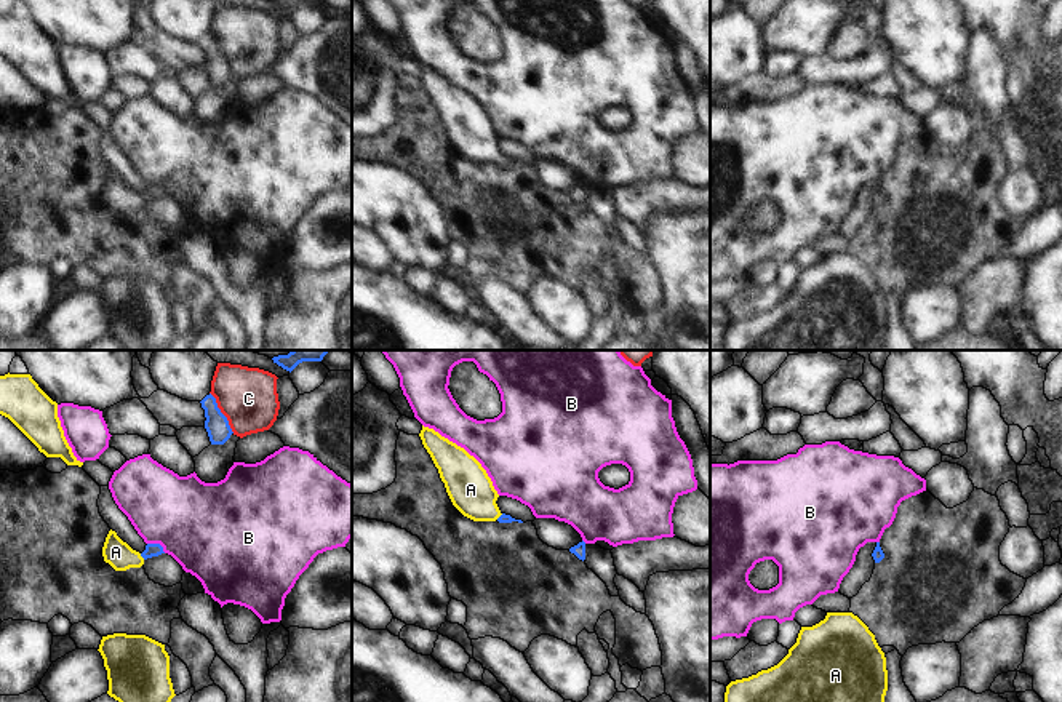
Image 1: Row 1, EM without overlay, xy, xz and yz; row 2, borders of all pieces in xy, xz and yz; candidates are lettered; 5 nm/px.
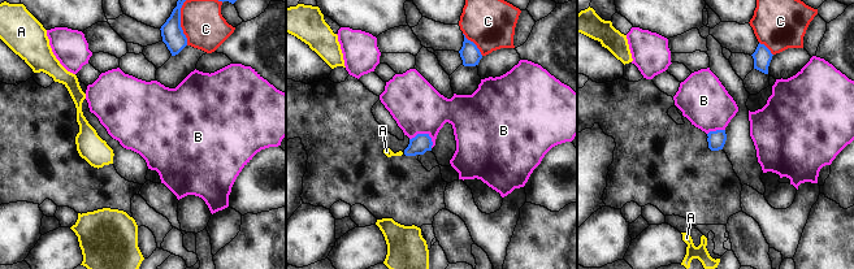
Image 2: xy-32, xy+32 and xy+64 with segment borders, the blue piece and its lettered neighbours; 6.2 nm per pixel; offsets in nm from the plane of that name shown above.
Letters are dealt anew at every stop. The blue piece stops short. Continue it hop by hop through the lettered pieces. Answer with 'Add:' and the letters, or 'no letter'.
Add: A

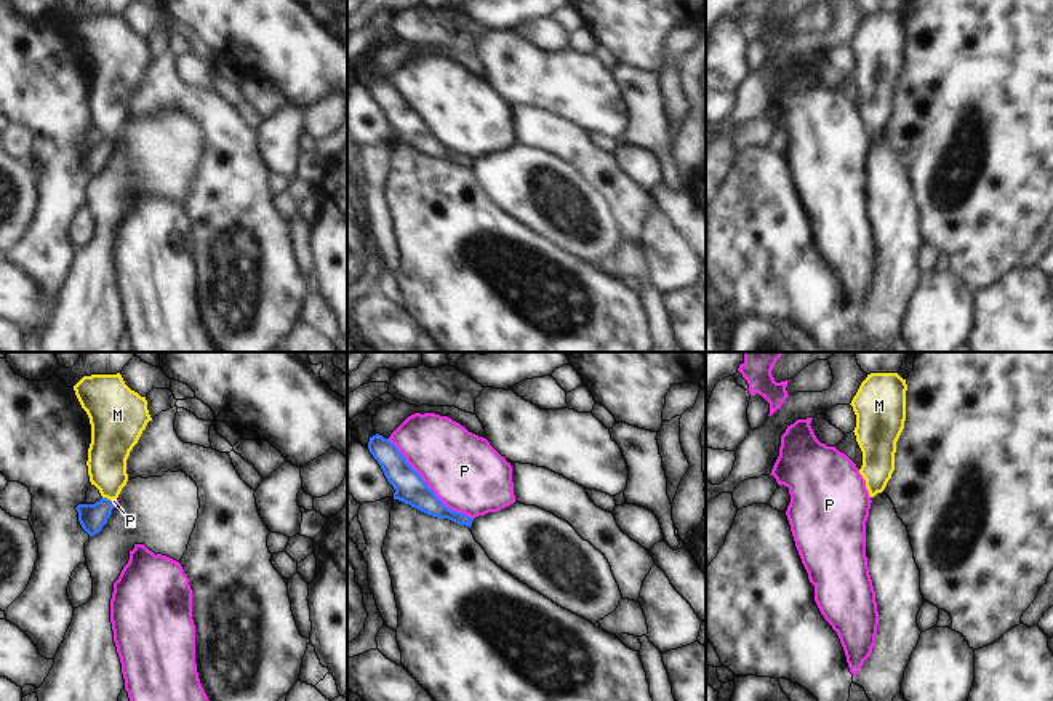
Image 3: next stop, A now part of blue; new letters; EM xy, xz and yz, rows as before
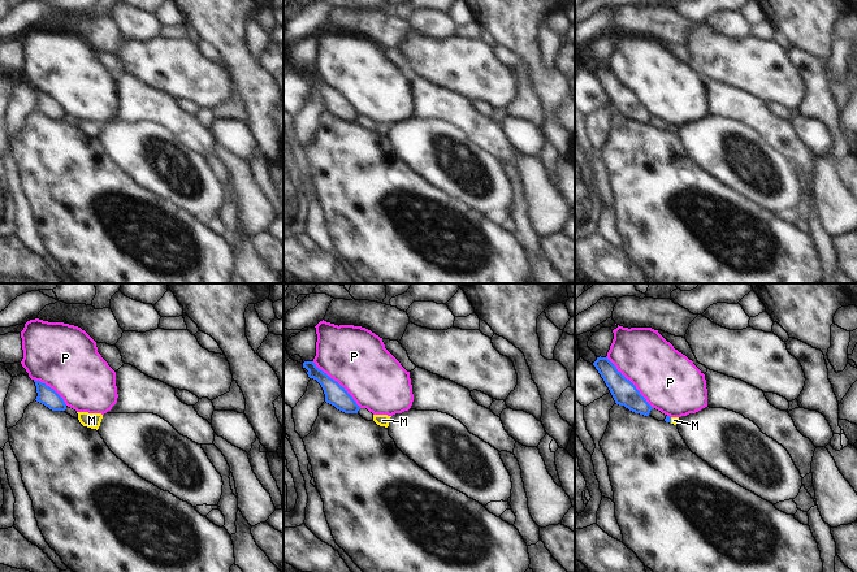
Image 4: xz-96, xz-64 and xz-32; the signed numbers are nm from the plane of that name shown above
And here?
Add: M

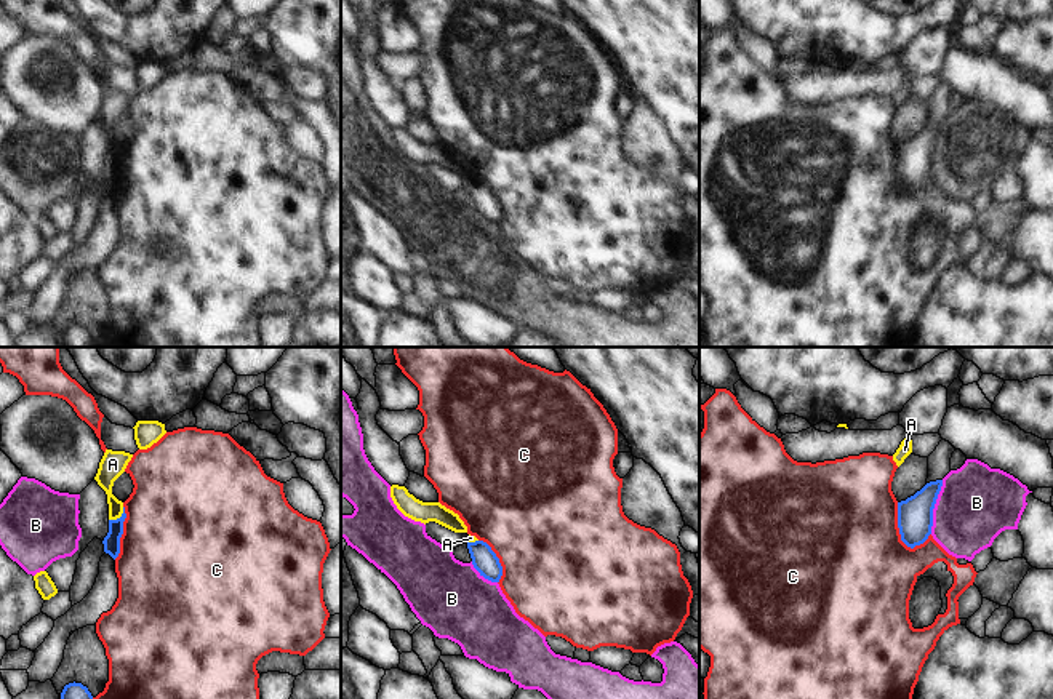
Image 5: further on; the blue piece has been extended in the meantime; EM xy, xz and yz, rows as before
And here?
Add: no letter

